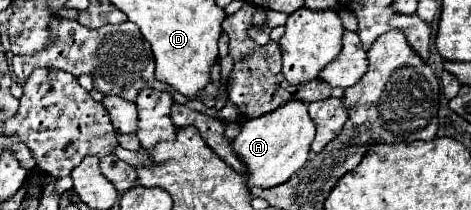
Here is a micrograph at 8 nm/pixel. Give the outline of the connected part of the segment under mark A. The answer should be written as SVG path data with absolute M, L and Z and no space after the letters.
M289 102L281 106L281 110L273 110L273 114L247 120L241 134L233 140L233 150L245 164L247 186L265 190L287 182L299 168L305 166L313 138L315 126L303 102Z

